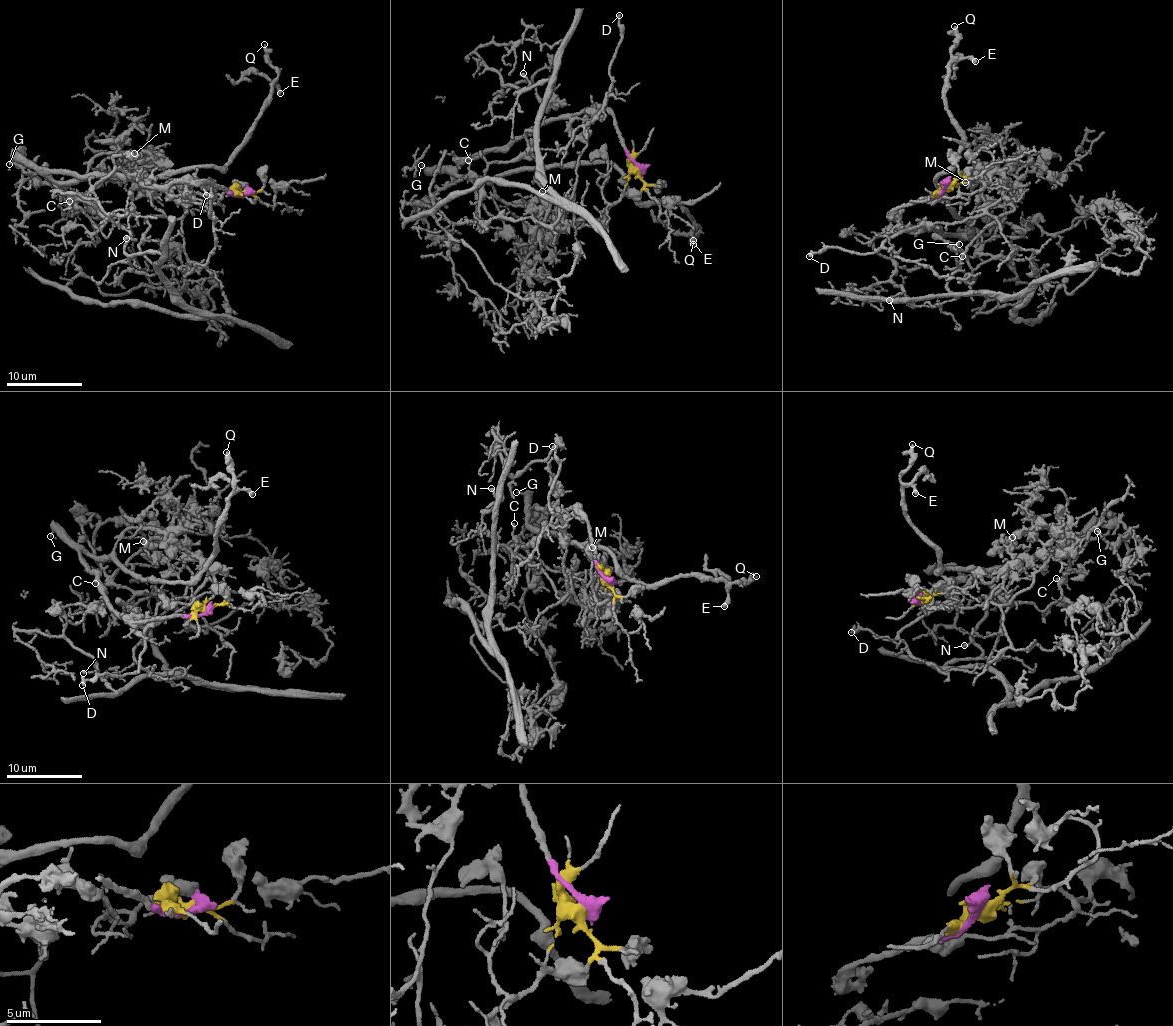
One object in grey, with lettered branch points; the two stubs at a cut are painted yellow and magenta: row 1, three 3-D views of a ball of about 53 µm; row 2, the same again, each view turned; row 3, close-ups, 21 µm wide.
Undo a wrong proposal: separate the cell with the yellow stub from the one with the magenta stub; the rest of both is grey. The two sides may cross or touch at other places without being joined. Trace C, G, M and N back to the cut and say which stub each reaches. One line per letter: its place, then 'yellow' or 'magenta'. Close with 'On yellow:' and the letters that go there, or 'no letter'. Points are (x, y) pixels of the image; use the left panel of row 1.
C: at (69, 201); yellow
G: at (9, 164); magenta
M: at (134, 153); yellow
N: at (126, 238); yellow
On yellow: C, M, N

